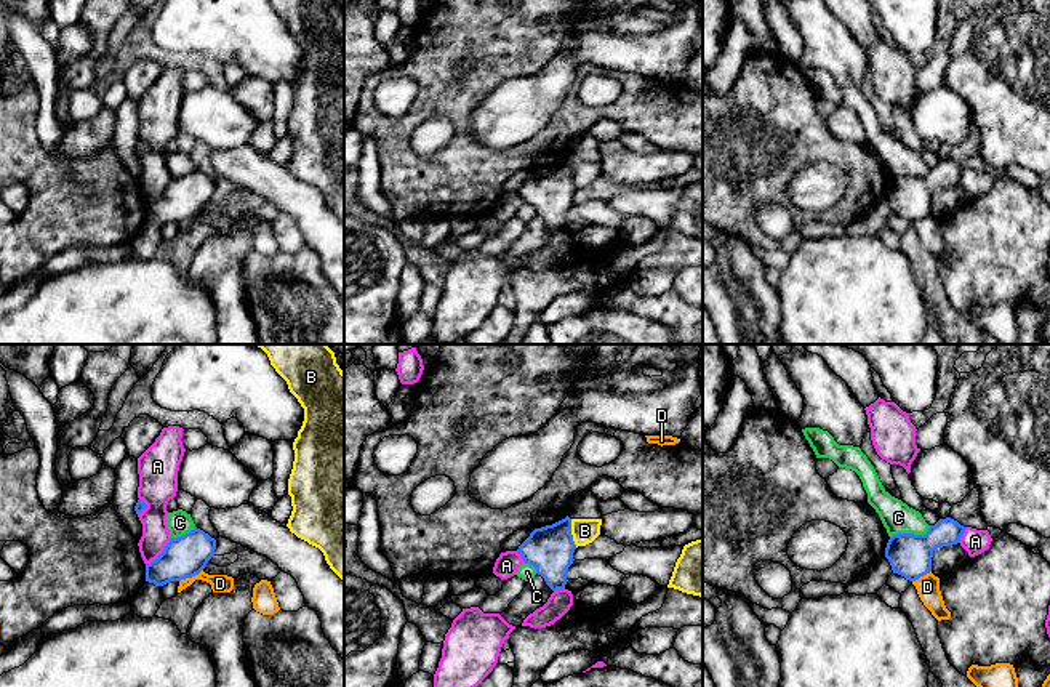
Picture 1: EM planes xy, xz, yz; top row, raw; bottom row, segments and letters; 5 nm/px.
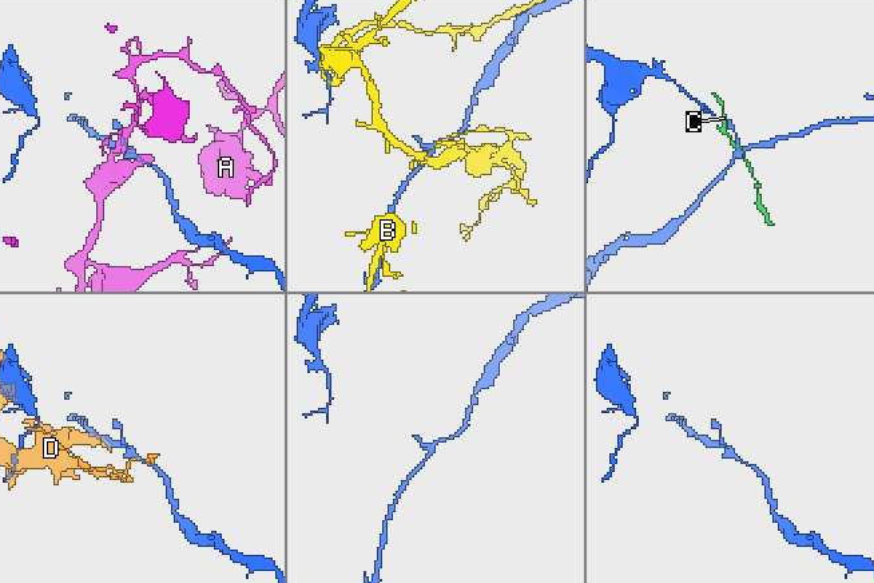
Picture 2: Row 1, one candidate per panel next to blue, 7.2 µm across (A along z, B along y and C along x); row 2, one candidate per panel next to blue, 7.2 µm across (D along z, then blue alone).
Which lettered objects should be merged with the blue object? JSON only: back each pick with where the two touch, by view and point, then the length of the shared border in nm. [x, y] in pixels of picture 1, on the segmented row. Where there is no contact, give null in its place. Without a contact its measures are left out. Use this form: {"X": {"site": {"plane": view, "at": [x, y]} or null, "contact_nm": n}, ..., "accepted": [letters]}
{"accepted": []}

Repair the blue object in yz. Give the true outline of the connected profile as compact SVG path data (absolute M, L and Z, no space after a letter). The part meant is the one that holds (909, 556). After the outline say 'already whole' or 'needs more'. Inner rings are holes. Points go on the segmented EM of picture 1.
M946 517L930 525L925 535L893 535L887 543L885 557L893 573L916 581L932 572L933 551L960 543L965 528L957 520Z; already whole

